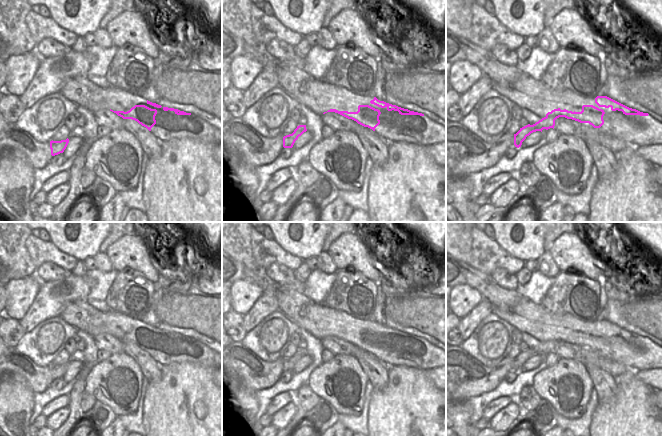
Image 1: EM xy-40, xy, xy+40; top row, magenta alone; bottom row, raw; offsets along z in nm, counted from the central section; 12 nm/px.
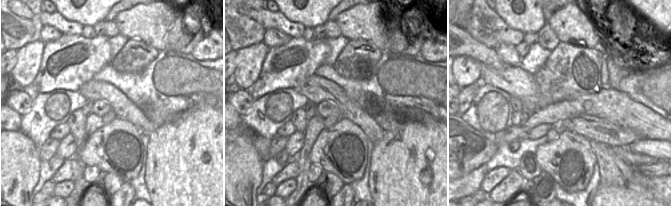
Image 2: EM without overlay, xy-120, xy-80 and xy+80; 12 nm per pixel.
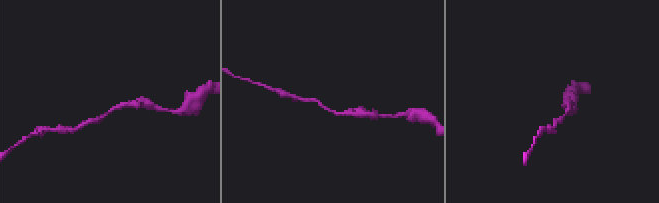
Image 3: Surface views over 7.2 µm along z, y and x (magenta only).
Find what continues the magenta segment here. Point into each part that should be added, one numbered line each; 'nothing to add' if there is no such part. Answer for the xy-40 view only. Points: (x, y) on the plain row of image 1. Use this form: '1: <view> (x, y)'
nothing to add

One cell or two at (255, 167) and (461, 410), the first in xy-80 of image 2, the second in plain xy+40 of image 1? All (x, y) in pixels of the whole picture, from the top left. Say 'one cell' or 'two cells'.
one cell

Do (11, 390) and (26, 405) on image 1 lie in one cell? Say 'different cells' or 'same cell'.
same cell

